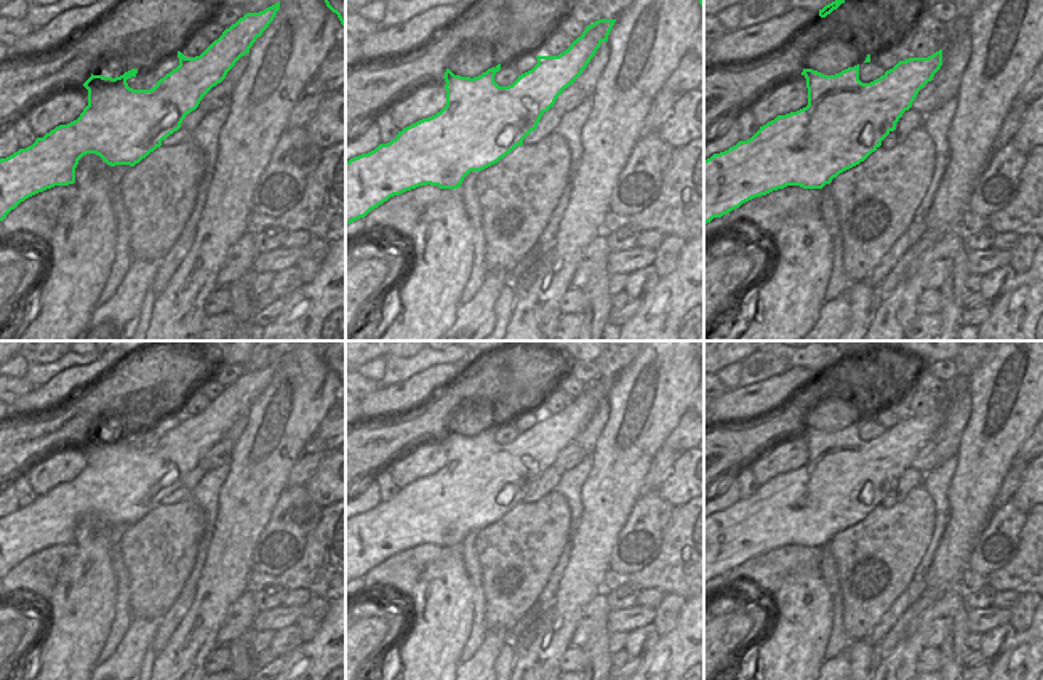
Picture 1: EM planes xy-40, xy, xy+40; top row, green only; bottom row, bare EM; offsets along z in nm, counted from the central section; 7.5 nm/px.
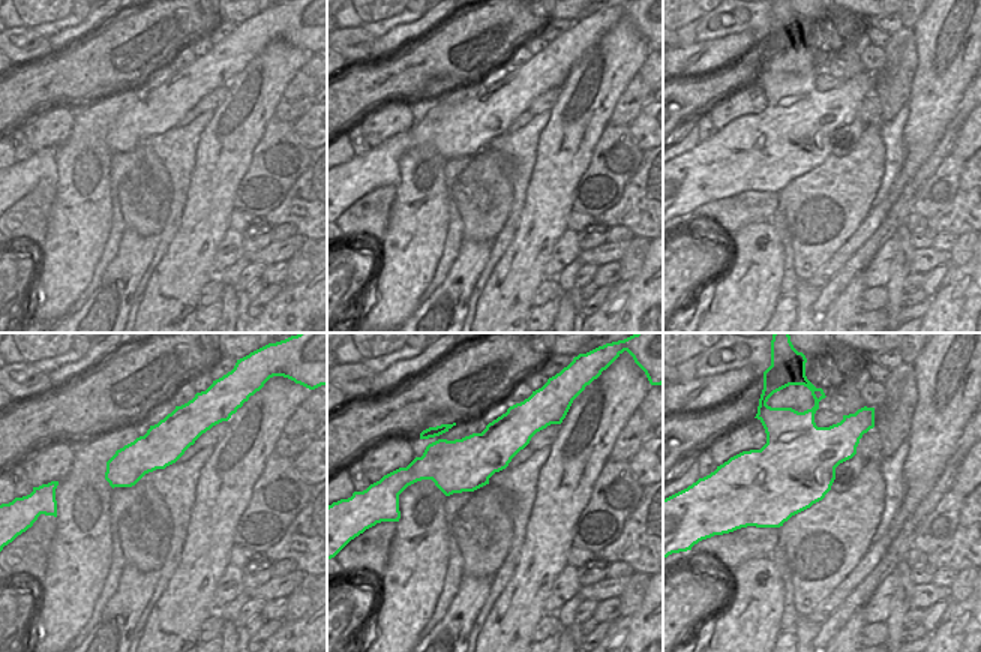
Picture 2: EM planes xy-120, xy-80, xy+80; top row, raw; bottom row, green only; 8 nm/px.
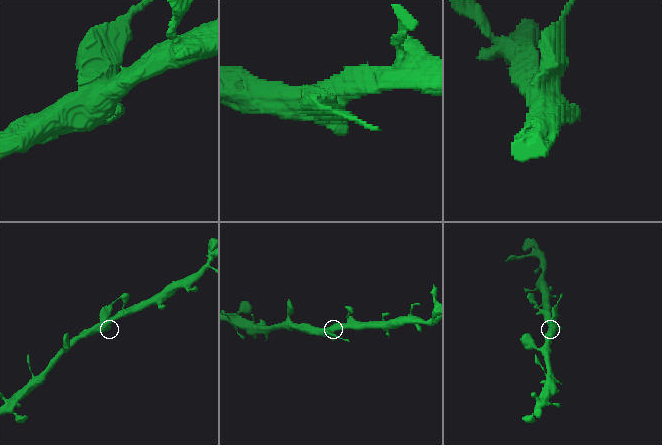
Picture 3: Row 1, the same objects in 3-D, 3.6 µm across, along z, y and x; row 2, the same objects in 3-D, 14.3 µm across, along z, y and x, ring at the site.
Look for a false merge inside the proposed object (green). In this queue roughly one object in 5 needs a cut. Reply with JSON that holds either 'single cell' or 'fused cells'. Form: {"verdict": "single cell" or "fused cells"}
{"verdict": "fused cells"}

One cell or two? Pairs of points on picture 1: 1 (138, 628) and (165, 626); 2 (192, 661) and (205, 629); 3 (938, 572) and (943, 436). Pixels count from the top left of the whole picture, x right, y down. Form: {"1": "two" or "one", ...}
{"1": "two", "2": "one", "3": "two"}

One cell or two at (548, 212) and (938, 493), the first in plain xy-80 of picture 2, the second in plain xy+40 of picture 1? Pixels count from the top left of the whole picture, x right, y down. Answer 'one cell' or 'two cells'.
two cells

